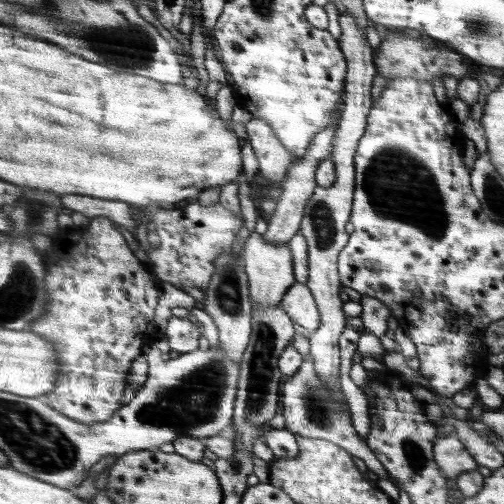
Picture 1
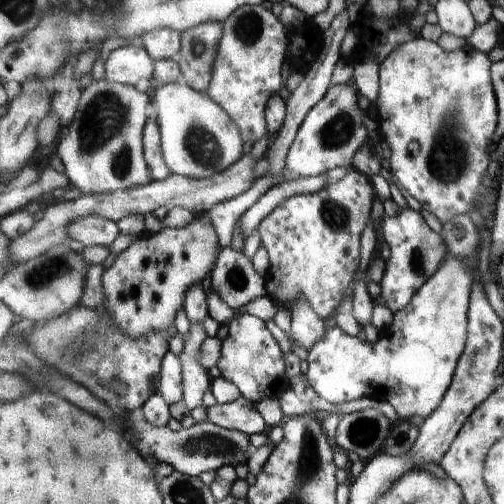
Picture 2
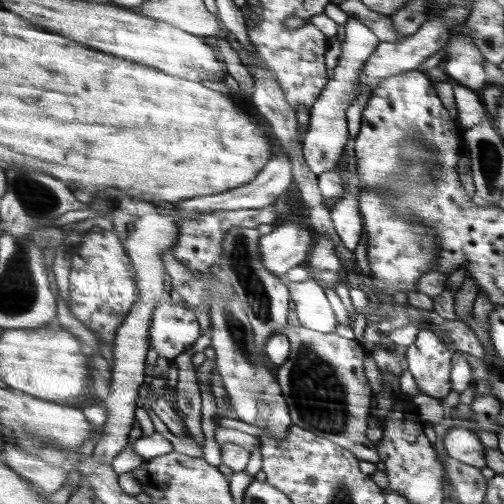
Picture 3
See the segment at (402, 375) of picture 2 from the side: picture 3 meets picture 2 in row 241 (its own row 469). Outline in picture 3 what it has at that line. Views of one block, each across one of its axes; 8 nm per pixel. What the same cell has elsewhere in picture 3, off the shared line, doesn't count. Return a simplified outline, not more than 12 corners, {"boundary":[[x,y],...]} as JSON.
{"boundary":[[451,428],[445,436],[449,458],[473,468],[487,466],[487,448],[477,432]]}

